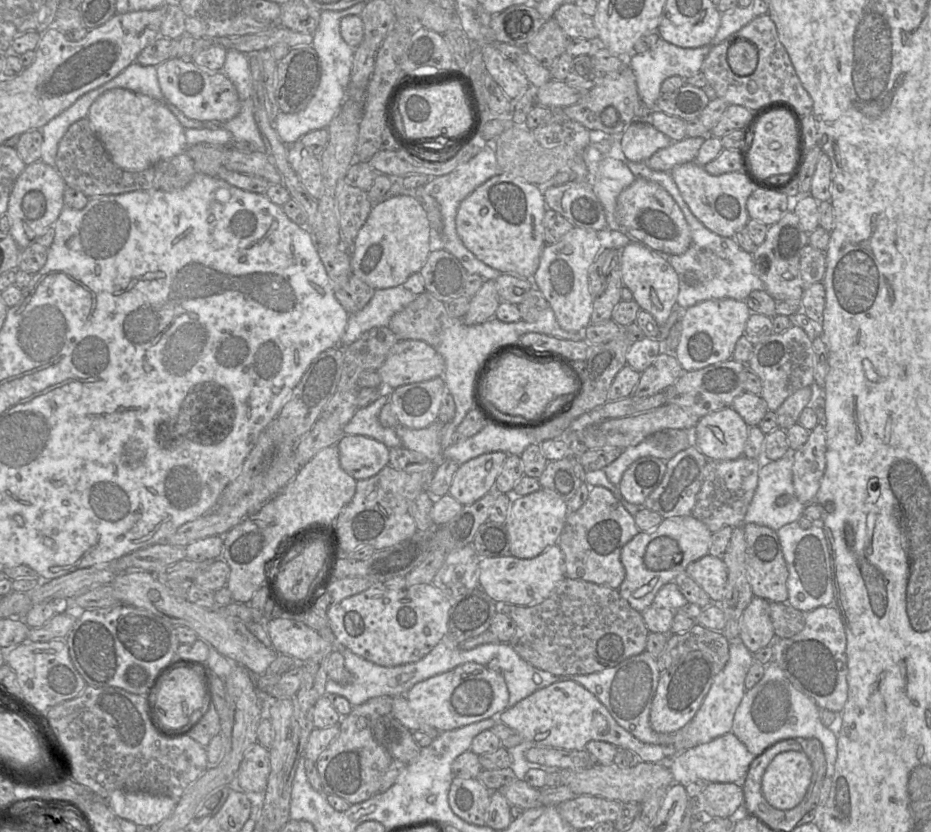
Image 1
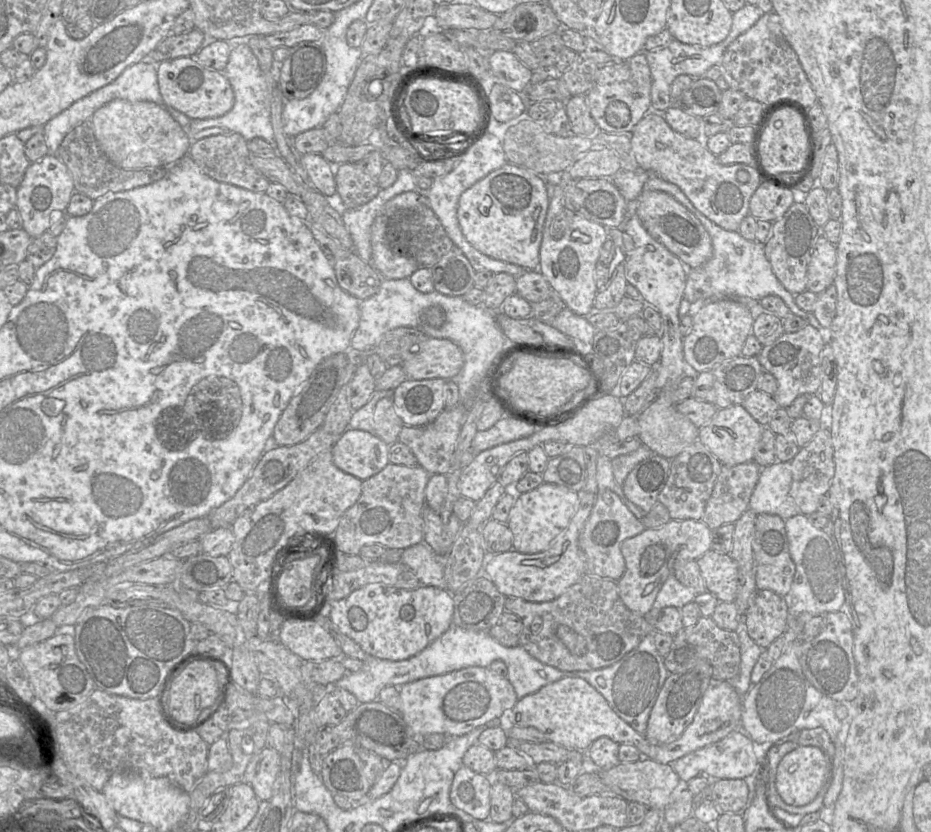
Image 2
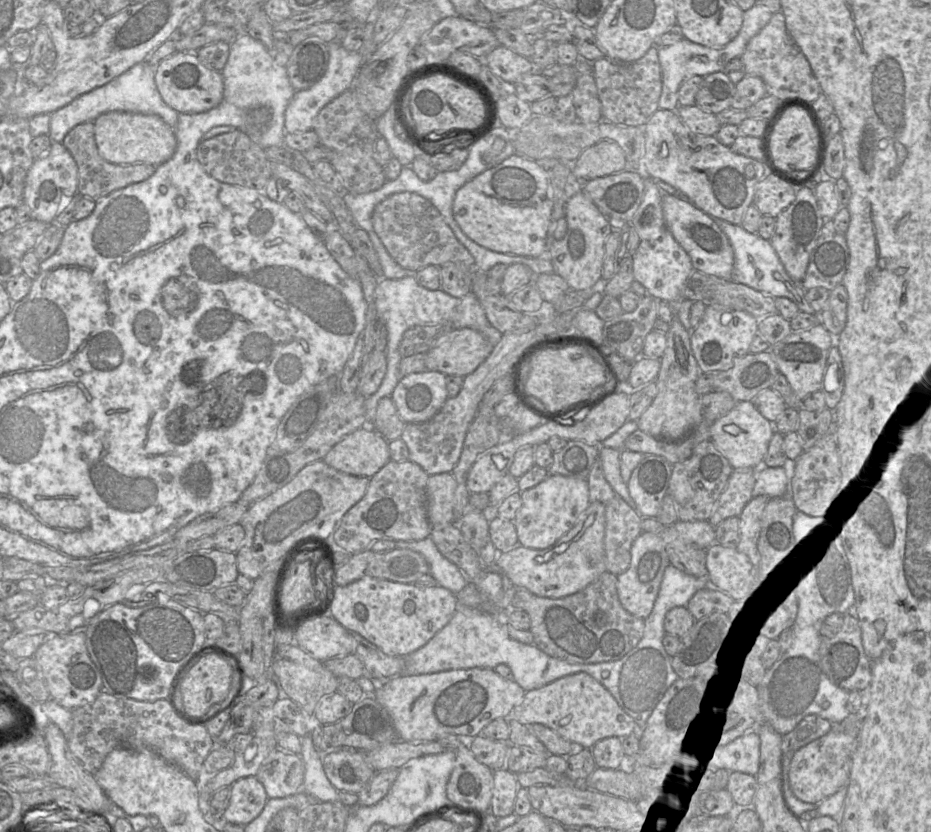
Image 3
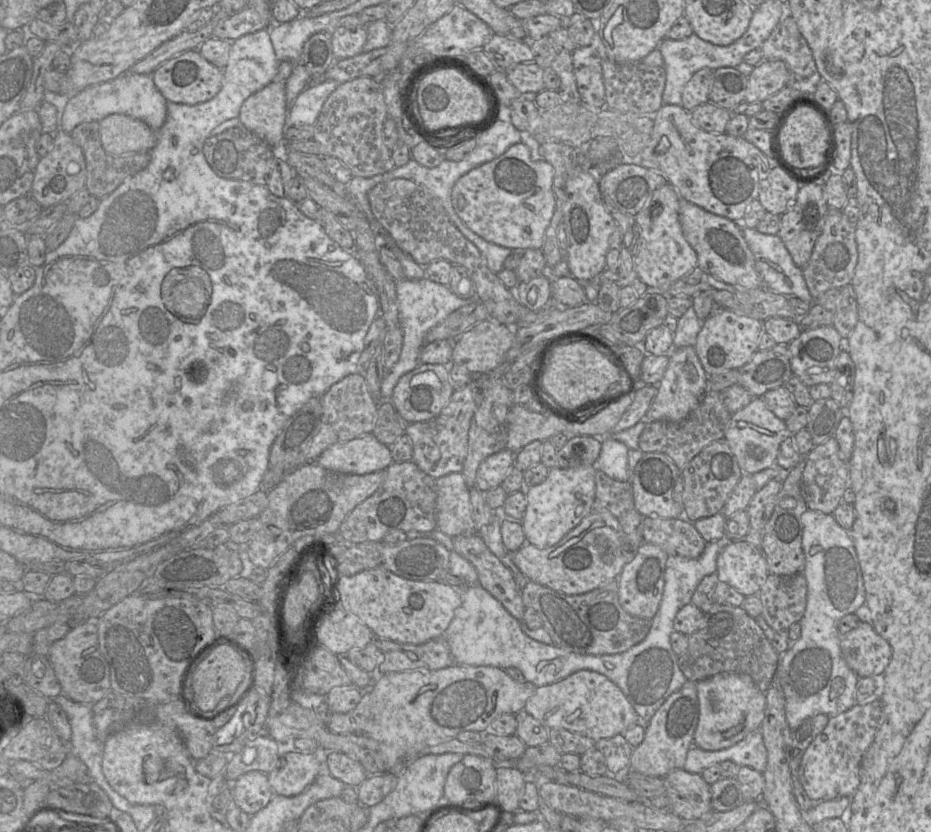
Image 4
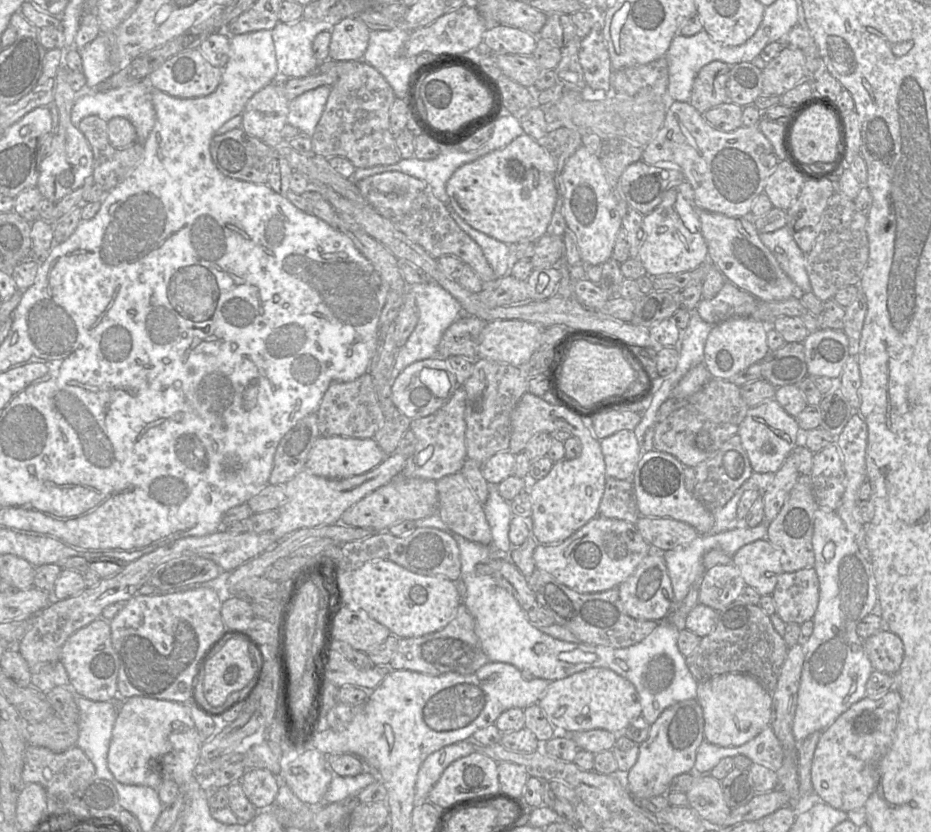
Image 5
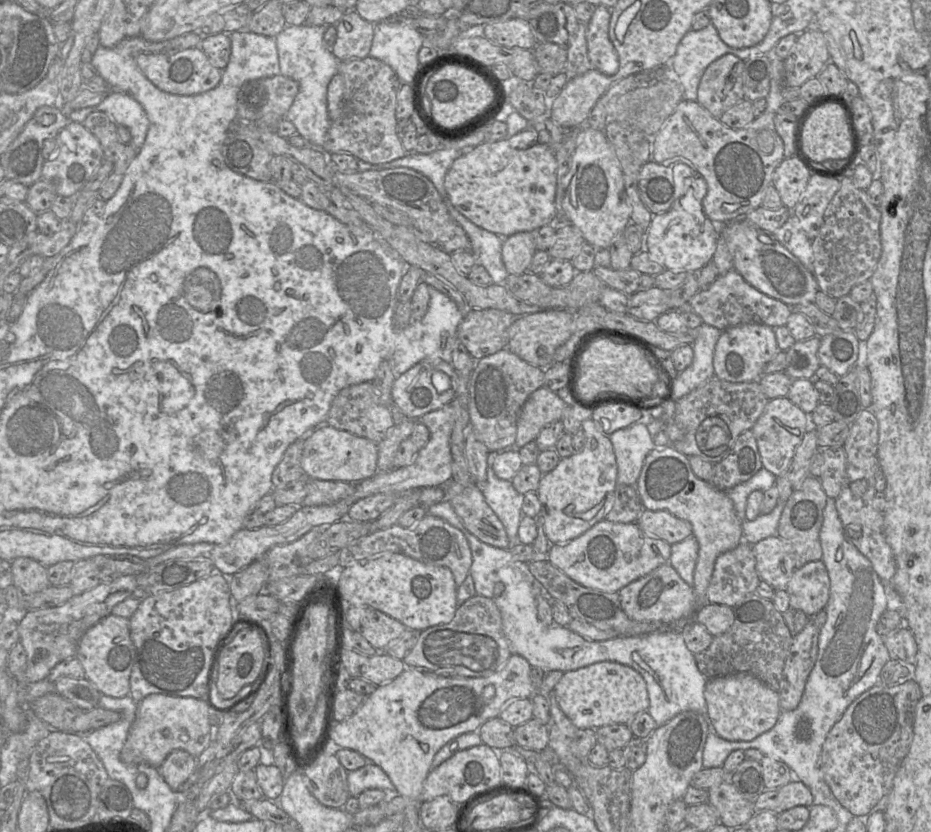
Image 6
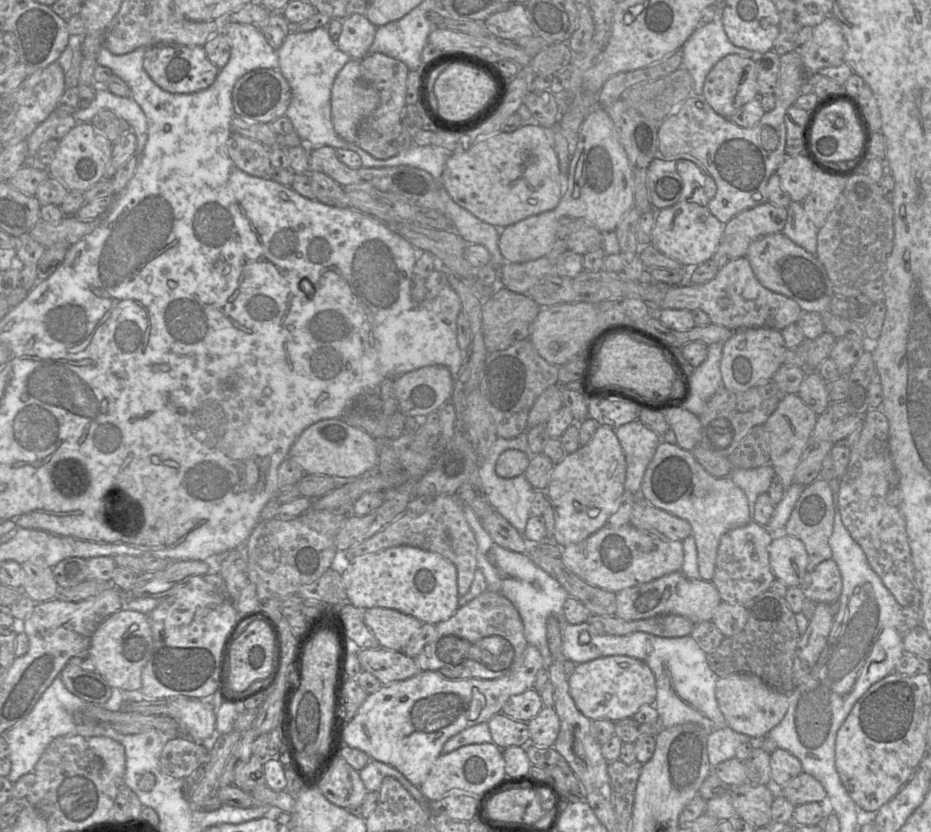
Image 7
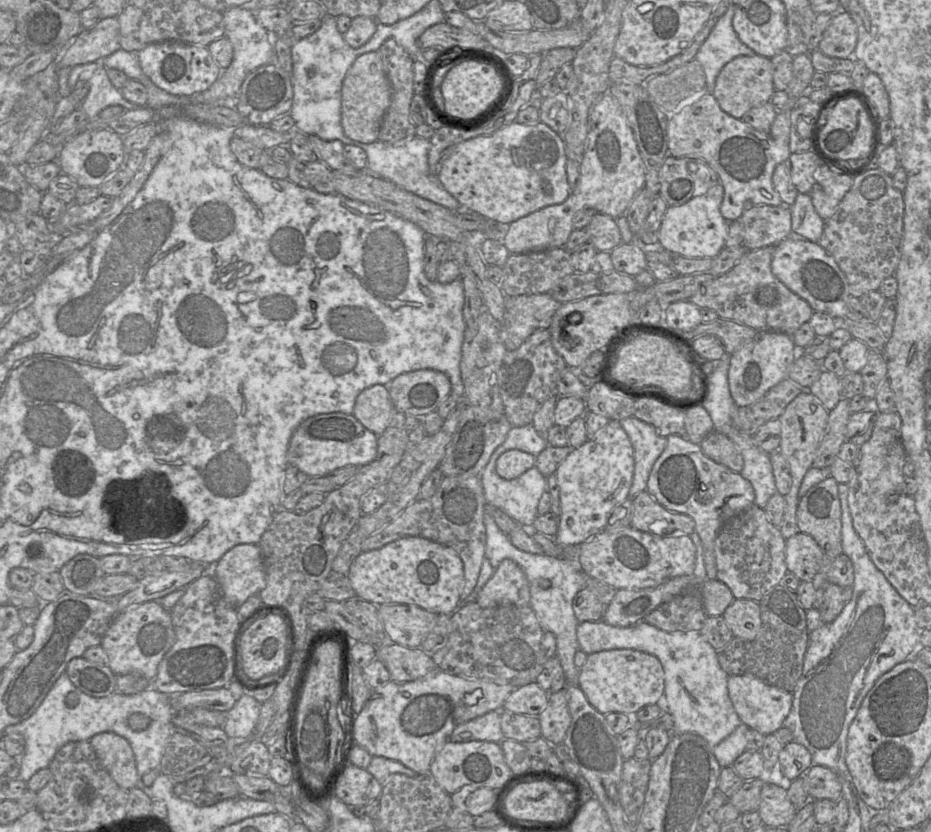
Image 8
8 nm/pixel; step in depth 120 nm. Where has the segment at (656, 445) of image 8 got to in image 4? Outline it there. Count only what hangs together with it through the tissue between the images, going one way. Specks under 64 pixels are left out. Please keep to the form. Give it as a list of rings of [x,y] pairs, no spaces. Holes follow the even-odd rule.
[[[610,435],[604,437],[595,468],[618,481],[630,481],[628,469],[629,448]]]

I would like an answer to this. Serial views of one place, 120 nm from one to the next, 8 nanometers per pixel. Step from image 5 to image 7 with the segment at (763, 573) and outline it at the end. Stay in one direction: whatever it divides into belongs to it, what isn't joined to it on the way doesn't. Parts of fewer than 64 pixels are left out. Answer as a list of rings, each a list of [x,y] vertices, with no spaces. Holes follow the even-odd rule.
[[[785,533],[773,538],[769,561],[775,578],[789,587],[799,586],[808,572],[808,556],[803,542]]]

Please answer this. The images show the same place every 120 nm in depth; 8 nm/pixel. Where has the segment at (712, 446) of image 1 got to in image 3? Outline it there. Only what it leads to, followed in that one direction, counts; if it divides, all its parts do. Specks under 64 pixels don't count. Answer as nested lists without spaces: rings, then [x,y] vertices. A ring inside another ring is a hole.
[[[739,401],[727,414],[711,424],[710,440],[733,469],[758,469],[763,465],[774,432],[774,424],[762,416],[752,401]]]

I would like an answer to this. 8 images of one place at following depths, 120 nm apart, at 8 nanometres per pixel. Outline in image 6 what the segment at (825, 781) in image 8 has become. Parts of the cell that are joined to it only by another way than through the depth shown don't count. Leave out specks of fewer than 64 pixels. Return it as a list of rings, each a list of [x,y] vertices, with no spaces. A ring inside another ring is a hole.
[[[798,780],[780,788],[765,790],[753,803],[756,812],[772,811],[779,814],[796,806],[810,807],[813,796],[810,789]]]

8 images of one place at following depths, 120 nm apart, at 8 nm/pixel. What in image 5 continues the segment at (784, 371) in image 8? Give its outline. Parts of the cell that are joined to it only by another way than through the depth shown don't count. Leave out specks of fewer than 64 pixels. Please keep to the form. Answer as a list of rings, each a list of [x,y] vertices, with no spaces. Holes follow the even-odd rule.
[[[733,317],[713,325],[704,347],[704,364],[712,378],[727,380],[768,354],[768,326],[751,317]]]

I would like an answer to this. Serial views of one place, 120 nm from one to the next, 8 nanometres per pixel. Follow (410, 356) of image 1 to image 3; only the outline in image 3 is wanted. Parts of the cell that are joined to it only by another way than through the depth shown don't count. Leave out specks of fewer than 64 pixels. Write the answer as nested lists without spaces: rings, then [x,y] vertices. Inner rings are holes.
[[[471,328],[455,329],[426,352],[426,370],[465,377],[486,360],[493,347]]]

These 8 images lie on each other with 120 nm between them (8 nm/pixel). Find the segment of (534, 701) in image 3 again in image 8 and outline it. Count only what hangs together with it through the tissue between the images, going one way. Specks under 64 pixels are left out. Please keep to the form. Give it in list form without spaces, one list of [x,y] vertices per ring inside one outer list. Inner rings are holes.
[[[613,649],[589,654],[585,664],[579,668],[579,688],[588,702],[603,715],[614,712],[635,715],[645,706],[662,704],[664,683],[664,669],[659,659],[633,649]]]

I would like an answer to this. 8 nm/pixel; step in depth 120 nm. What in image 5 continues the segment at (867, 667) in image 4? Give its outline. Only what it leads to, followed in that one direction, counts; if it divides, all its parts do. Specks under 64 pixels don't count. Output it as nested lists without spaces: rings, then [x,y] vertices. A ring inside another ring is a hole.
[[[881,631],[863,640],[864,651],[874,670],[898,674],[904,658],[904,645],[894,632]]]

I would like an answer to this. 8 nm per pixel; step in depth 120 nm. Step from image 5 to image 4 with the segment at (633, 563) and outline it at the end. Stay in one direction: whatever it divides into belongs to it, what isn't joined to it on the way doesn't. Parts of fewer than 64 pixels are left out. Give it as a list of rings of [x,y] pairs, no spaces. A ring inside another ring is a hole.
[[[592,511],[556,545],[538,548],[525,543],[512,560],[529,581],[566,595],[582,595],[617,580],[628,563],[626,555],[618,518],[609,511]]]

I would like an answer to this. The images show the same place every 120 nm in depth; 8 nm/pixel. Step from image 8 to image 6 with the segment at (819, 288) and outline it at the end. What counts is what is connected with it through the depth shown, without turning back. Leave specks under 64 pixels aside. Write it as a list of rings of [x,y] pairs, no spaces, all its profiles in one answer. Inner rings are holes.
[[[744,218],[723,225],[726,244],[735,269],[746,282],[760,292],[788,306],[814,303],[819,286],[812,271],[777,241],[772,232],[760,229]]]

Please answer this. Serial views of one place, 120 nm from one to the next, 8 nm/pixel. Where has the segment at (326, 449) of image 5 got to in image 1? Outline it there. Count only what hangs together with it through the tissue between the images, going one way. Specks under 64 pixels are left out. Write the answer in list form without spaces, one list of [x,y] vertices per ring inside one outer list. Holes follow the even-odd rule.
[[[342,435],[337,442],[341,468],[356,481],[368,479],[389,465],[390,449],[363,435]]]

